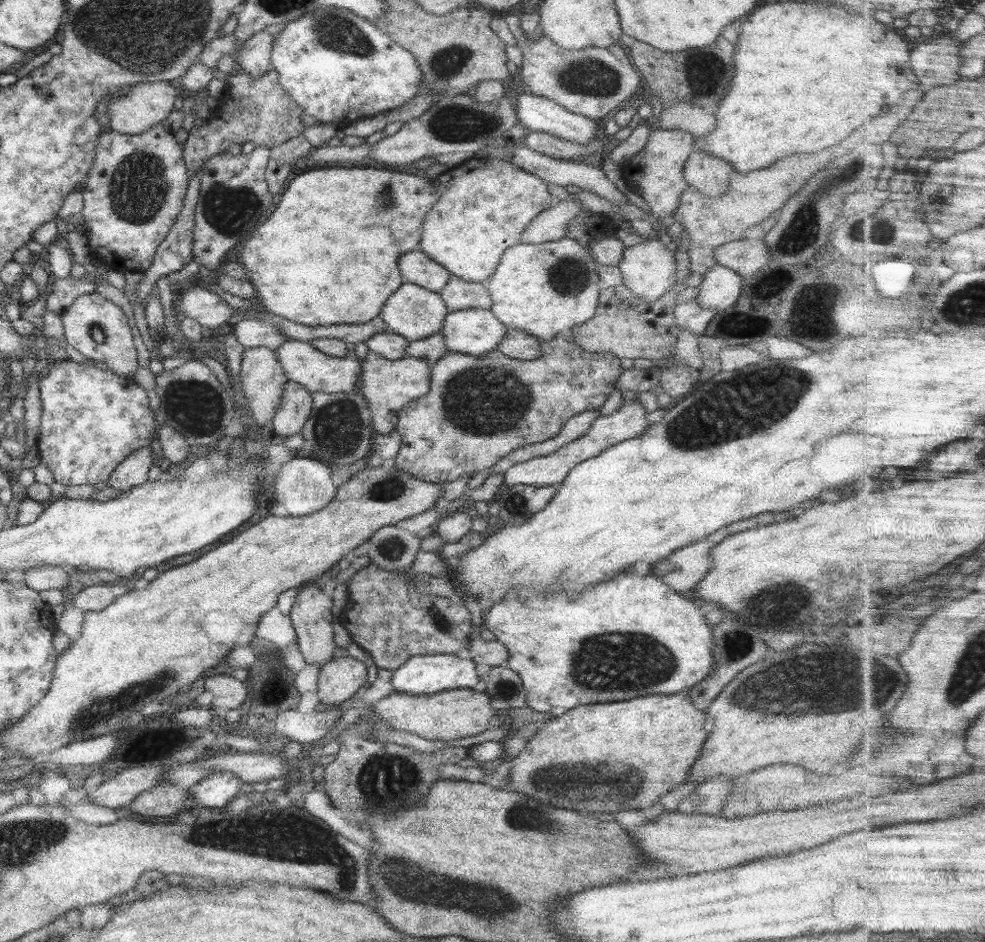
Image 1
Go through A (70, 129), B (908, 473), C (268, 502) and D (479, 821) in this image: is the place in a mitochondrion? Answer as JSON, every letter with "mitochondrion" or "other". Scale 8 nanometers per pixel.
{"A":"other","B":"other","C":"other","D":"other"}

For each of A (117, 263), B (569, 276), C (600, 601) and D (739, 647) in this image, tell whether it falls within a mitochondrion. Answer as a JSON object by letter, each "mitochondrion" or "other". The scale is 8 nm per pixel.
{"A":"other","B":"mitochondrion","C":"other","D":"mitochondrion"}

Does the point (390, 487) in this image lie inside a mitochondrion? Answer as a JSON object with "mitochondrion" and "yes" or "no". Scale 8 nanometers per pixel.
{"mitochondrion":"yes"}

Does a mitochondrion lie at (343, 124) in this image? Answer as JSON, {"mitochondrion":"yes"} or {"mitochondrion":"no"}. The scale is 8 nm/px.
{"mitochondrion":"no"}

